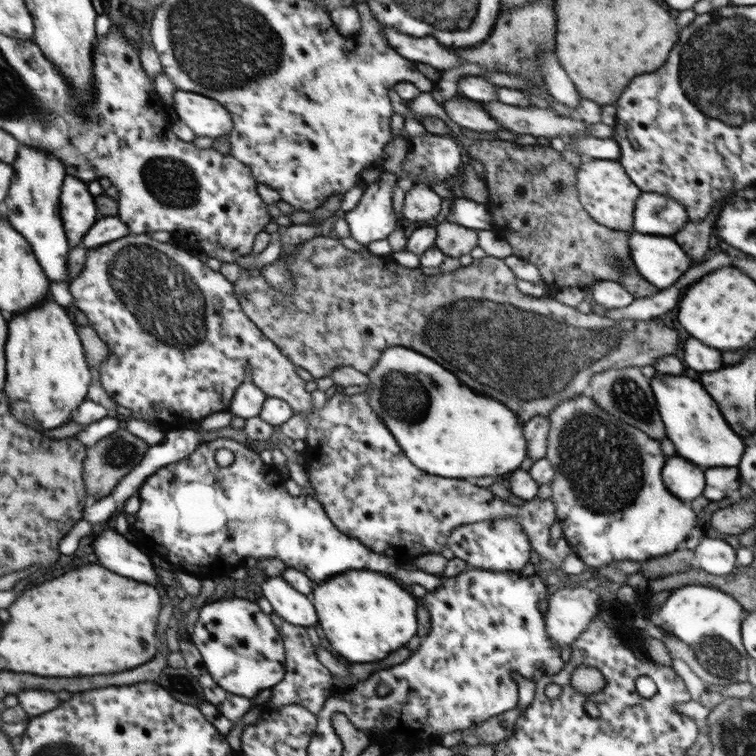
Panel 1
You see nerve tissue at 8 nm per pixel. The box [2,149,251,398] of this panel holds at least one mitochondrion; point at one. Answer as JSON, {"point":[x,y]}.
{"point":[156,290]}

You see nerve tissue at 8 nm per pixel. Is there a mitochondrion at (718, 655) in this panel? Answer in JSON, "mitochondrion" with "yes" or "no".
{"mitochondrion":"yes"}

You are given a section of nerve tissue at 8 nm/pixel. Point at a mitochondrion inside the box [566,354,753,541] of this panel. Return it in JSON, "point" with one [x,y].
{"point":[627,398]}

